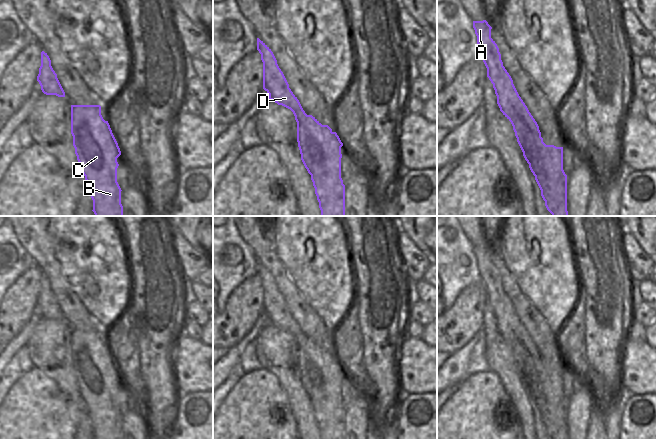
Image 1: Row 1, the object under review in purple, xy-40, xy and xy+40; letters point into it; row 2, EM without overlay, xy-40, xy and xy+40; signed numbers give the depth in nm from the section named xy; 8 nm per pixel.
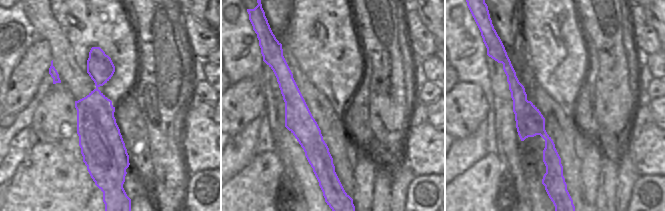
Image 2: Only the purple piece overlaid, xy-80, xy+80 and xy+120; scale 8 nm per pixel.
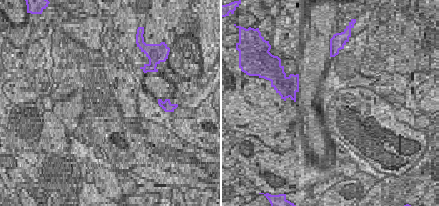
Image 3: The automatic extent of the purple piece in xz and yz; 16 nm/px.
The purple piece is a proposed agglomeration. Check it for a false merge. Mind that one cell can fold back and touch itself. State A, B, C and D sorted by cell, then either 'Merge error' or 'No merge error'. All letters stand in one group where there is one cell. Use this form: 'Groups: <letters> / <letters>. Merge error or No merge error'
Groups: A D / B C. Merge error

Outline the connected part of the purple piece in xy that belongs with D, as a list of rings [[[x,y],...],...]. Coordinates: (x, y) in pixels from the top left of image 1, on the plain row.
[[[257,262],[257,274],[263,286],[263,313],[269,318],[269,323],[290,333],[297,346],[297,366],[299,365],[299,352],[301,346],[307,342],[299,324],[289,312],[289,308],[277,288],[271,273]]]

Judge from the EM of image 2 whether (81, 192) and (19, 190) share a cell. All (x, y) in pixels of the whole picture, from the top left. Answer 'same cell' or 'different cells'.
same cell

